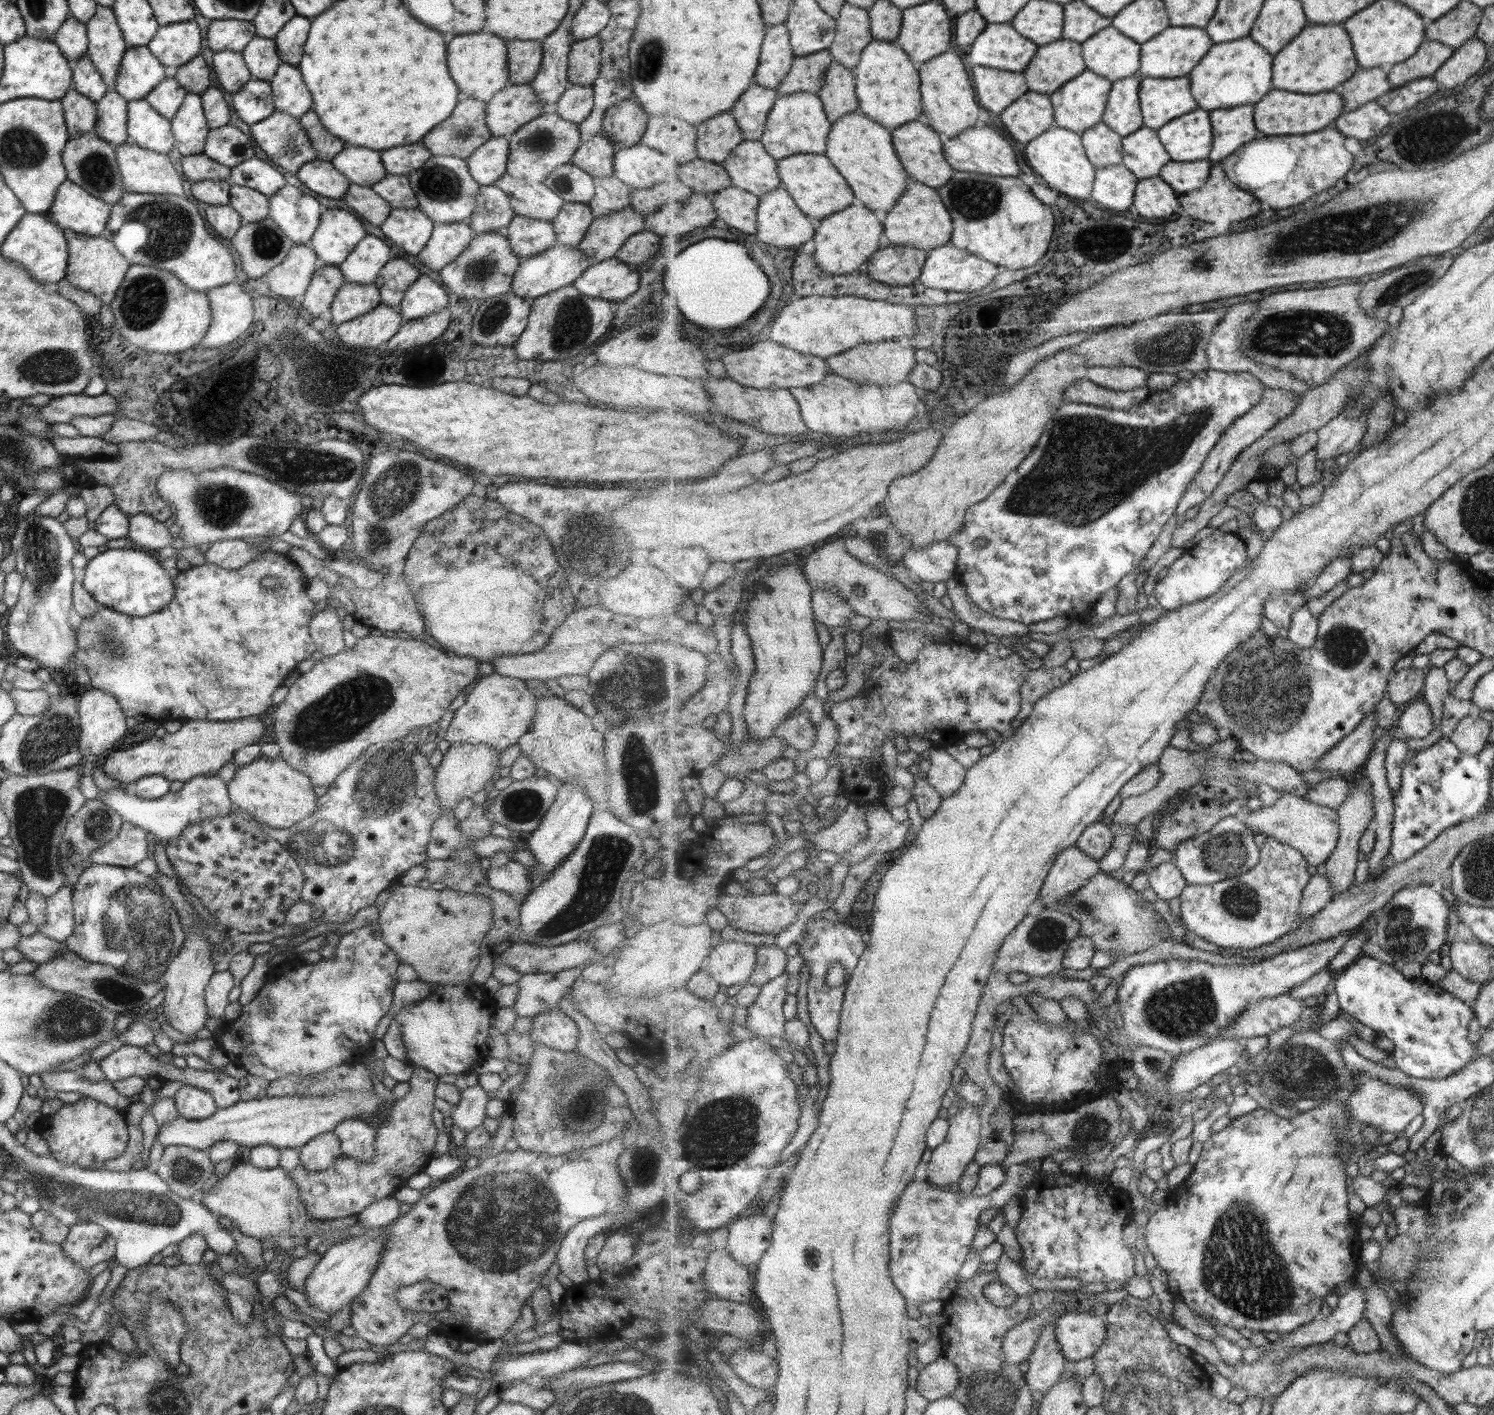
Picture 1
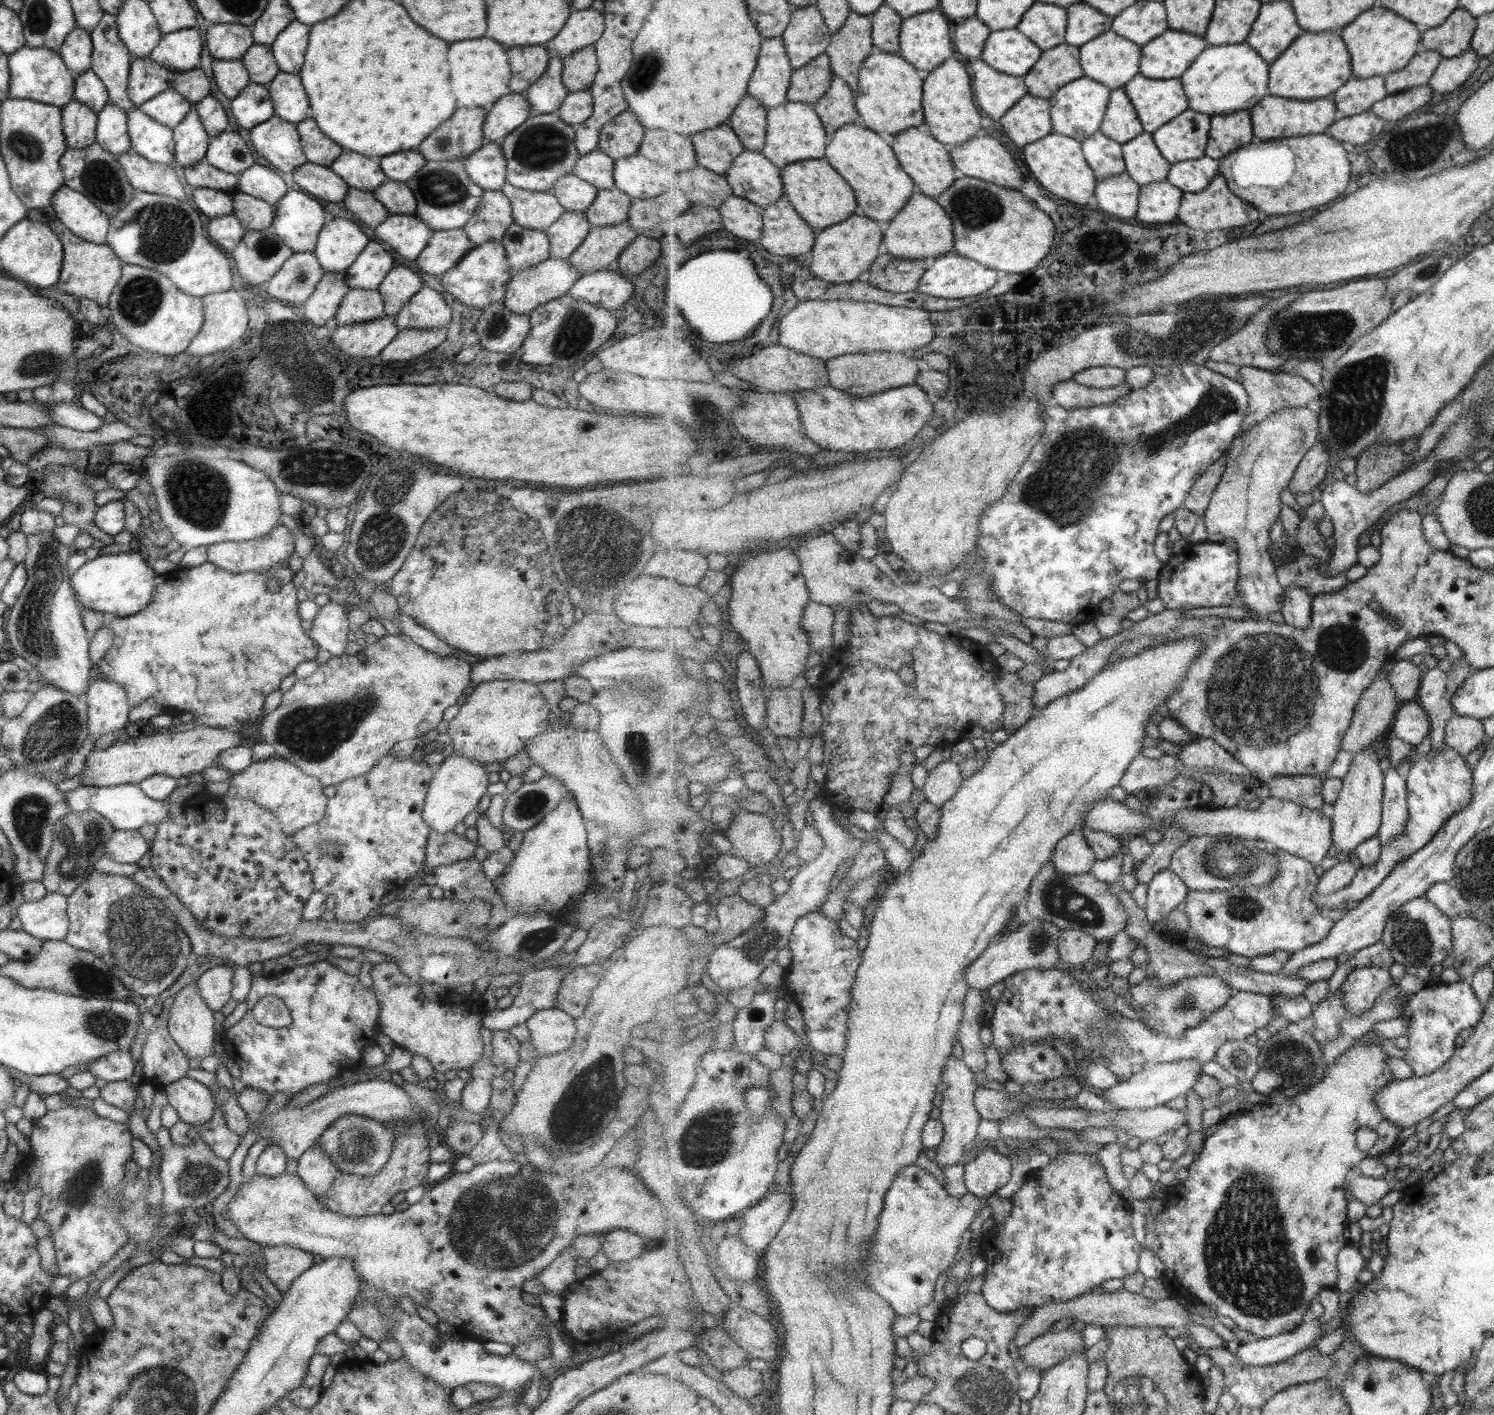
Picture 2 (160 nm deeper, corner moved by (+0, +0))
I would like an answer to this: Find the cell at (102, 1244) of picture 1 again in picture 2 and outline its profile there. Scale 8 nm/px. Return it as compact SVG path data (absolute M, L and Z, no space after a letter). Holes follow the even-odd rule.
M71 1105L54 1111L46 1110L43 1116L37 1117L32 1123L31 1134L27 1137L30 1144L29 1160L27 1164L23 1162L20 1168L28 1174L27 1189L34 1186L39 1188L36 1218L49 1225L58 1274L67 1276L71 1281L84 1278L105 1266L128 1241L128 1232L116 1219L118 1210L110 1209L108 1200L112 1200L112 1194L122 1188L123 1166L132 1153L132 1137L126 1124L99 1117L91 1109Z

